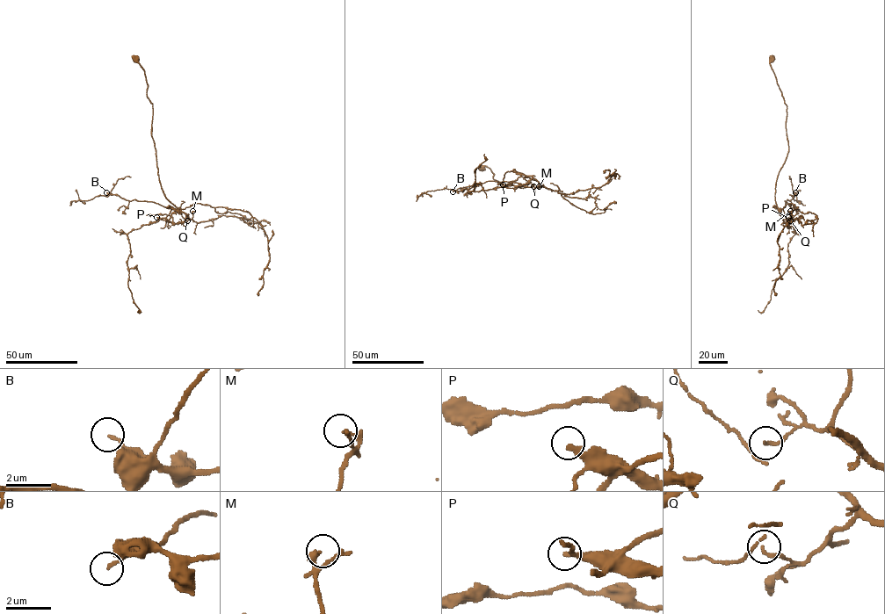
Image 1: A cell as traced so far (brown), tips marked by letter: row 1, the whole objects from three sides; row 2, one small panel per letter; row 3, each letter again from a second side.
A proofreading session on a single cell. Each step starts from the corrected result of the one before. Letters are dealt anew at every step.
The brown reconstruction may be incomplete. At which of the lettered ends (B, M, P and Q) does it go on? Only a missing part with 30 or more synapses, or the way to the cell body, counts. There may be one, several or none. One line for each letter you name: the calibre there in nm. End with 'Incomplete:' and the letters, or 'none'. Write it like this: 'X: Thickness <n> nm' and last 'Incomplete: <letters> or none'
P: Thickness 220 nm
Incomplete: P

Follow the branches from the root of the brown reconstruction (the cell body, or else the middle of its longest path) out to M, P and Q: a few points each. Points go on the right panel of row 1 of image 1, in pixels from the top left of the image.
M: (772, 58), (770, 65), (787, 105), (788, 147), (776, 182), (775, 201), (783, 219), (789, 220), (790, 211)
P: (772, 58), (770, 65), (787, 105), (788, 147), (776, 182), (775, 201), (778, 210), (781, 208), (788, 217)
Q: (772, 58), (770, 65), (787, 105), (788, 147), (776, 182), (775, 201), (779, 214), (790, 220)

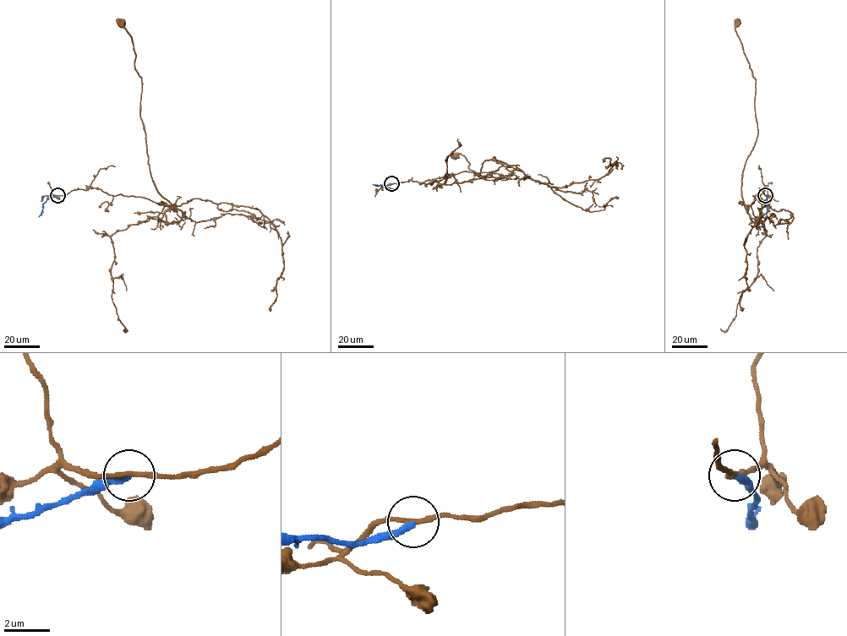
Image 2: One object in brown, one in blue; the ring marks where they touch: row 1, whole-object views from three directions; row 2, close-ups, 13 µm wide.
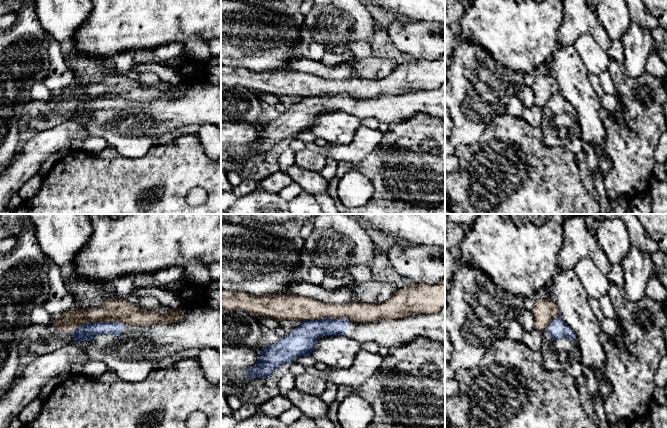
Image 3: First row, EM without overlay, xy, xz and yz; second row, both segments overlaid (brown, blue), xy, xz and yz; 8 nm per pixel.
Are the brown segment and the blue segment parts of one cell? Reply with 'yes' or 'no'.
no

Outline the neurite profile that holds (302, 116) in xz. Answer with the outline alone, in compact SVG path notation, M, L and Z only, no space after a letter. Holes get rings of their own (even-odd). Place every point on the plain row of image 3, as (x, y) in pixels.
M445 83L435 89L412 90L397 95L380 95L370 98L354 98L346 94L309 95L281 113L276 119L262 124L257 139L245 145L248 154L267 154L271 149L293 134L310 131L316 124L317 116L322 112L343 111L358 119L375 118L386 124L400 123L410 120L415 114L422 113L445 119Z

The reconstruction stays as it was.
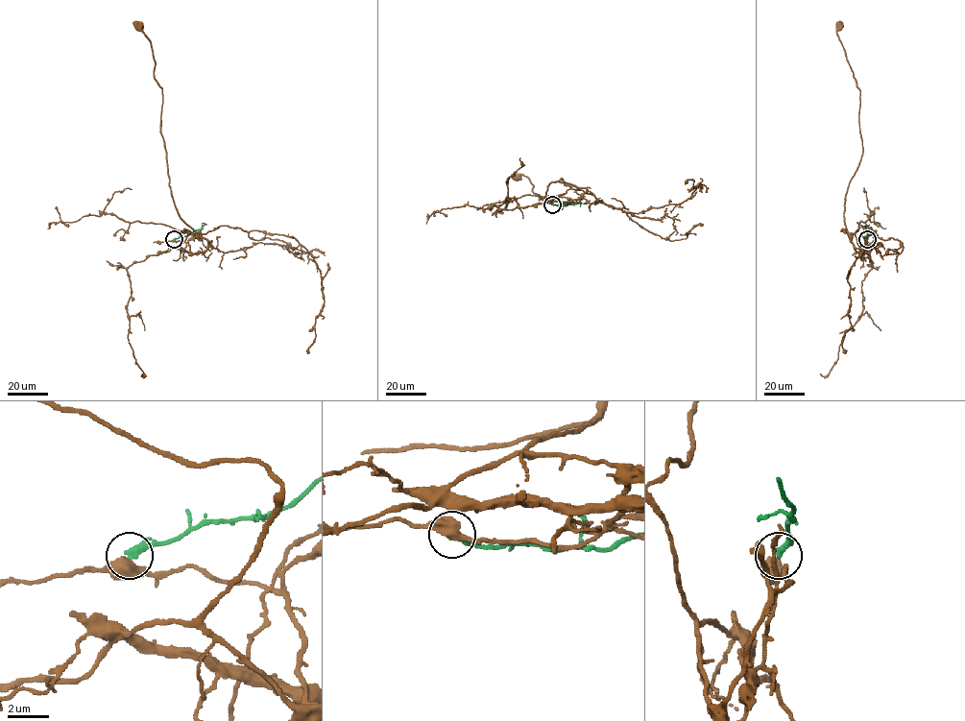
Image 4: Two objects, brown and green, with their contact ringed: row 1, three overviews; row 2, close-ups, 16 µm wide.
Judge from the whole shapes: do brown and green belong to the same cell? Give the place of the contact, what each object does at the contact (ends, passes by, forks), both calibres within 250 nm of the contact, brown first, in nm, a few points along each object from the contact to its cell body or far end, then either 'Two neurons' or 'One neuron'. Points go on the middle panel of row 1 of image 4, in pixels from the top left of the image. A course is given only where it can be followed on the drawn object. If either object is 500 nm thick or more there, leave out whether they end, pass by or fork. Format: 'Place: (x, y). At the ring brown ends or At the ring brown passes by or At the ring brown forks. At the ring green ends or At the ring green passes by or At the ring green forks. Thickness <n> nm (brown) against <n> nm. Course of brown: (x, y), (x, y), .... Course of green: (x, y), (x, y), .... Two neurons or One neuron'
Place: (552, 204). At the ring brown passes by. At the ring green ends. Thickness 480 nm (brown) against 360 nm. Course of brown: (551, 204), (578, 199), (586, 188), (551, 181), (543, 201), (532, 191), (528, 179), (515, 177). Course of green: (551, 204), (579, 203), (580, 206). Two neurons

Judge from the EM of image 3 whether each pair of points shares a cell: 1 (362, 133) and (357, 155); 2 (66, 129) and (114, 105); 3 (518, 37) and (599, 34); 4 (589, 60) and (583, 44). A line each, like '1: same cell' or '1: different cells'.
1: same cell
2: different cells
3: different cells
4: same cell

